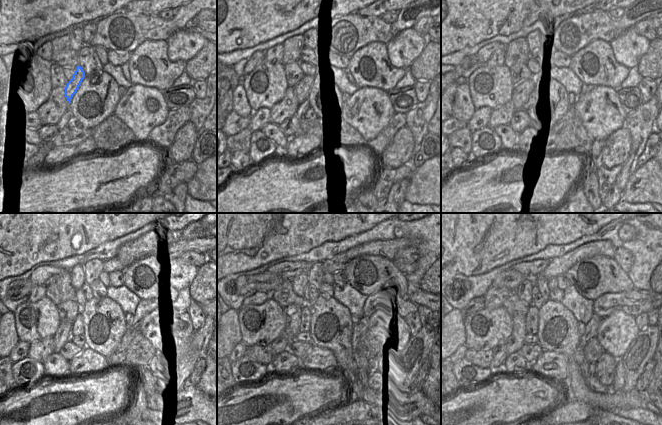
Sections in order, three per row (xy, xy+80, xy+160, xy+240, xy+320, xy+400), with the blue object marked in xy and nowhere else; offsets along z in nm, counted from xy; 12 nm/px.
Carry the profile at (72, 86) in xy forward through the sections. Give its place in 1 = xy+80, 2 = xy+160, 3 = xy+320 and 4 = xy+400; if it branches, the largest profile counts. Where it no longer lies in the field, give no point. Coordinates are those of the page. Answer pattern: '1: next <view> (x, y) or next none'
1: next xy+80 (302, 88)
2: next xy+160 (520, 92)
3: next xy+320 (279, 345)
4: next xy+400 (499, 353)

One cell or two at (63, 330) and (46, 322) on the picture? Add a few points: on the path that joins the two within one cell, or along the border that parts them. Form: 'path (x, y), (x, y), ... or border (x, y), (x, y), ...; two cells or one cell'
border (61, 320), (56, 332), (52, 336); two cells

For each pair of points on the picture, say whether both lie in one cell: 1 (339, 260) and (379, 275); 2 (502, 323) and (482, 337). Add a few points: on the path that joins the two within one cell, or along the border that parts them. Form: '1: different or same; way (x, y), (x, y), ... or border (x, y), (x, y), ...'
1: different; border (371, 255), (355, 257), (343, 270)
2: same; way (497, 324), (487, 334)

